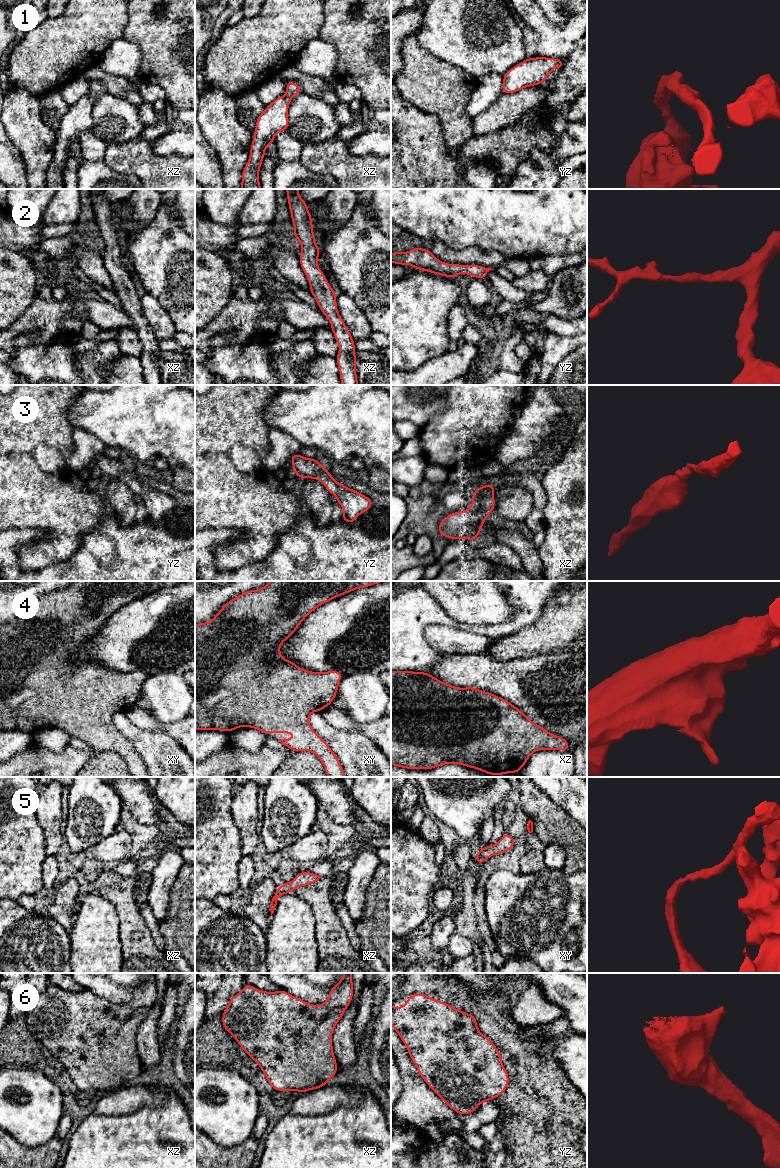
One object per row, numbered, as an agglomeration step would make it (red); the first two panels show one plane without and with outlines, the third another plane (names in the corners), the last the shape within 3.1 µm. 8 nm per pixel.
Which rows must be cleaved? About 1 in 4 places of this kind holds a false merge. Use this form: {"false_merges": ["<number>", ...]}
{"false_merges": ["4"]}

